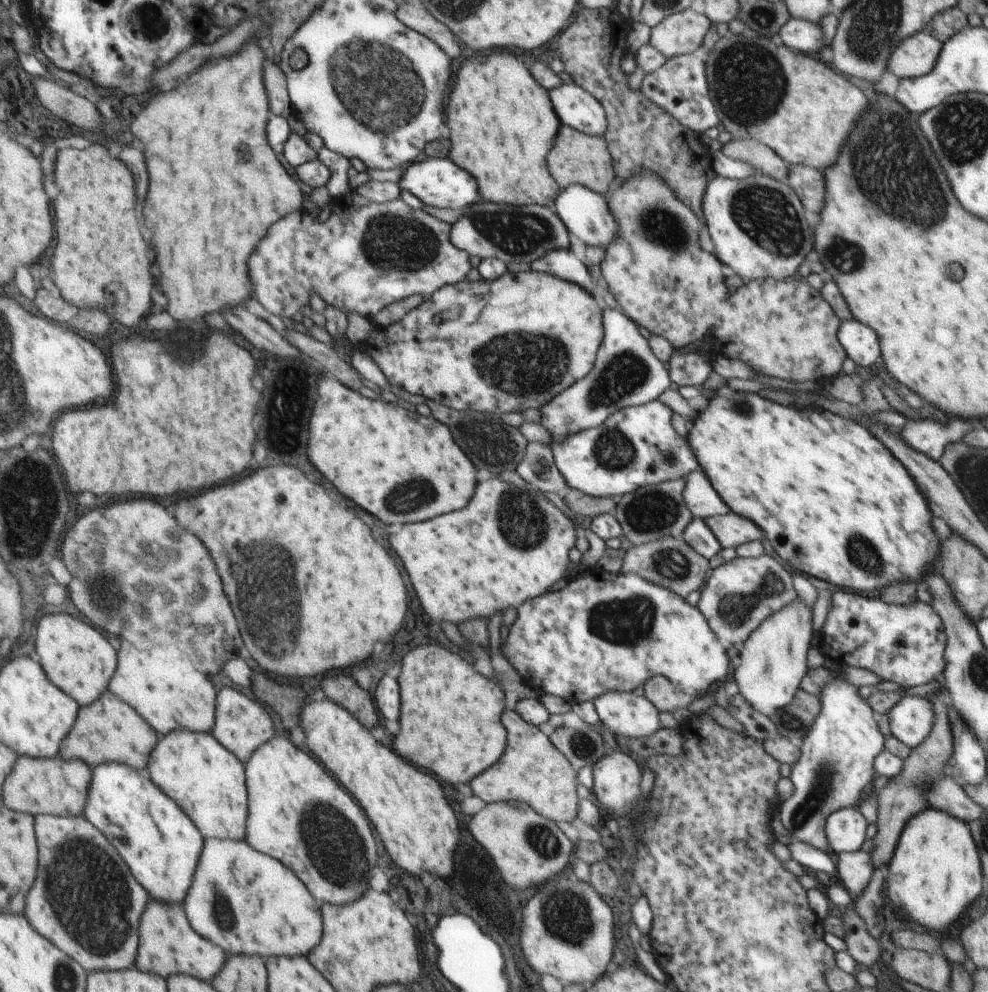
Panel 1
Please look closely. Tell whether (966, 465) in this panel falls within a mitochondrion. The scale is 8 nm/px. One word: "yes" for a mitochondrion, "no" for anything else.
yes

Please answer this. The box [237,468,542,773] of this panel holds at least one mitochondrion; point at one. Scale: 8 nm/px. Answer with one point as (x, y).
(409, 497)

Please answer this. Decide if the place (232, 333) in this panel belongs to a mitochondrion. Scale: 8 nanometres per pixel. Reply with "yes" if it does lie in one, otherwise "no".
no

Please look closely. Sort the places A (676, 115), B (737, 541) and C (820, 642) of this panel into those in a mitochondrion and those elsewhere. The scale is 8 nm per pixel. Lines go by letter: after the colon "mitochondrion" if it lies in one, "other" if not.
A: other
B: other
C: other

